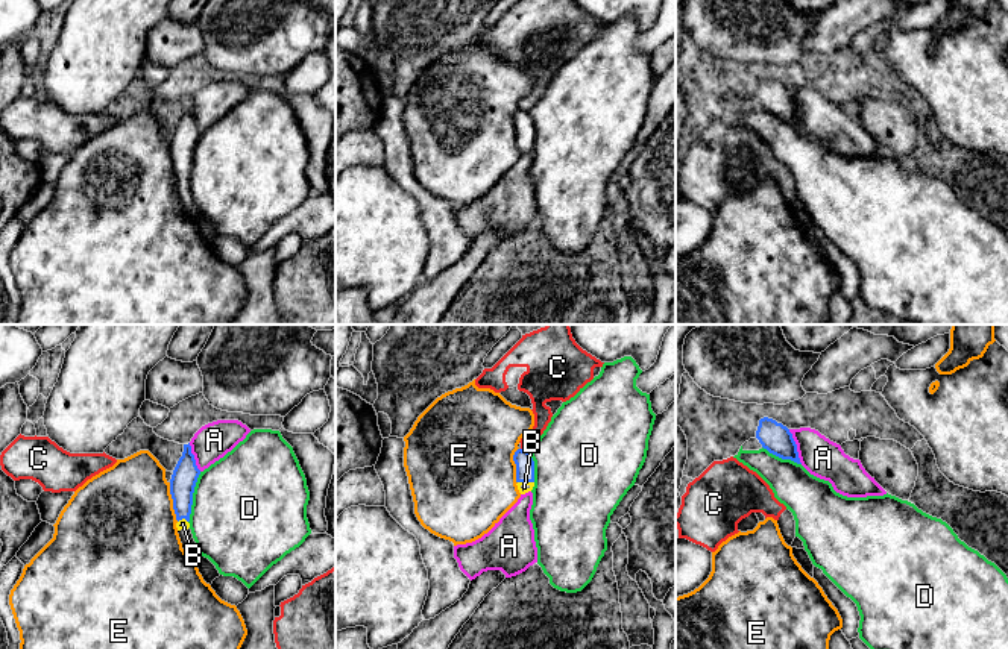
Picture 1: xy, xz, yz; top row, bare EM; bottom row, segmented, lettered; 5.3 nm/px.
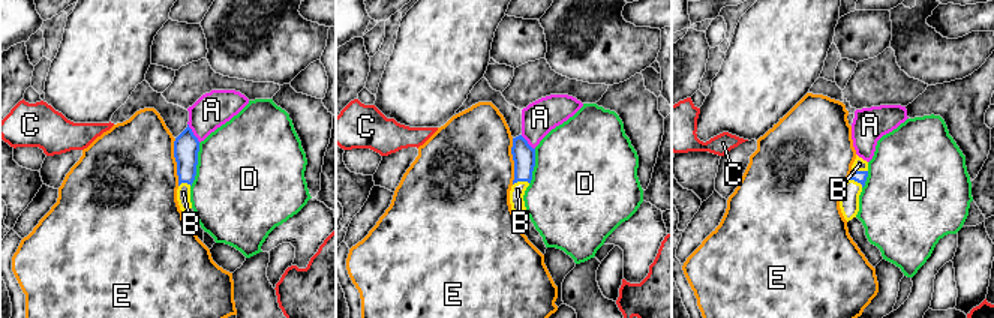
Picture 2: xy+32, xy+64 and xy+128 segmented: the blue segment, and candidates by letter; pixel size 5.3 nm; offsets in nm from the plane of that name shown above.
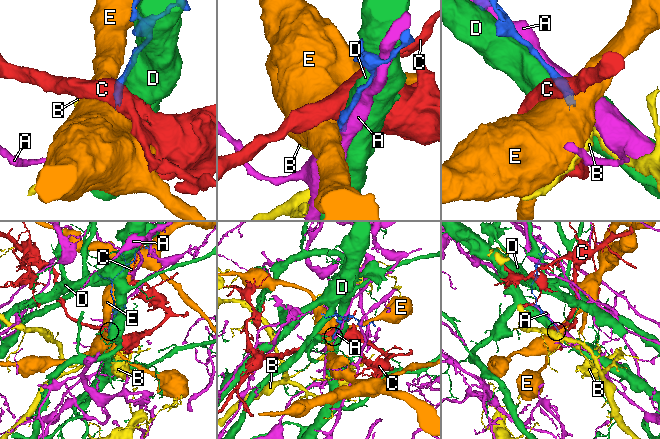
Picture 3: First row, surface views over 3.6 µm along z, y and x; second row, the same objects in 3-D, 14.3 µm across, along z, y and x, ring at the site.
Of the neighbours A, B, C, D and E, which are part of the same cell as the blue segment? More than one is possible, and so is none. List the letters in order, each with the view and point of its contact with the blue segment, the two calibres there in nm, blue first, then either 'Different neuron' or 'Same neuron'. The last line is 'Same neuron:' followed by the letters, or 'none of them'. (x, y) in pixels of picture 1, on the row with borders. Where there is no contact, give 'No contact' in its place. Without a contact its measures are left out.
A: Touches blue at yz (796, 446). Thickness 160 nm (blue) against 200 nm. Different neuron
B: Touches blue at xz (526, 481). Thickness 100 nm (blue) against 60 nm. Same neuron
C: Touches blue at xz (524, 451). Thickness 100 nm (blue) against 100 nm. Different neuron
D: Touches blue at xy (192, 498). Thickness 140 nm (blue) against 500 nm. Different neuron
E: Touches blue at xy (173, 502). Thickness 140 nm (blue) against 480 nm. Different neuron
Same neuron: B

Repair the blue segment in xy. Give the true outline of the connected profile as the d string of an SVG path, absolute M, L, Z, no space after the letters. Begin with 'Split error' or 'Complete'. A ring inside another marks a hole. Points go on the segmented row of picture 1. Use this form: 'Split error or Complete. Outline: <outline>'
Split error. Outline: M190 443L184 444L182 456L179 458L170 479L170 494L178 520L178 531L190 528L188 522L193 505L193 493L199 475L200 470L196 466L194 455L191 453L191 446Z

